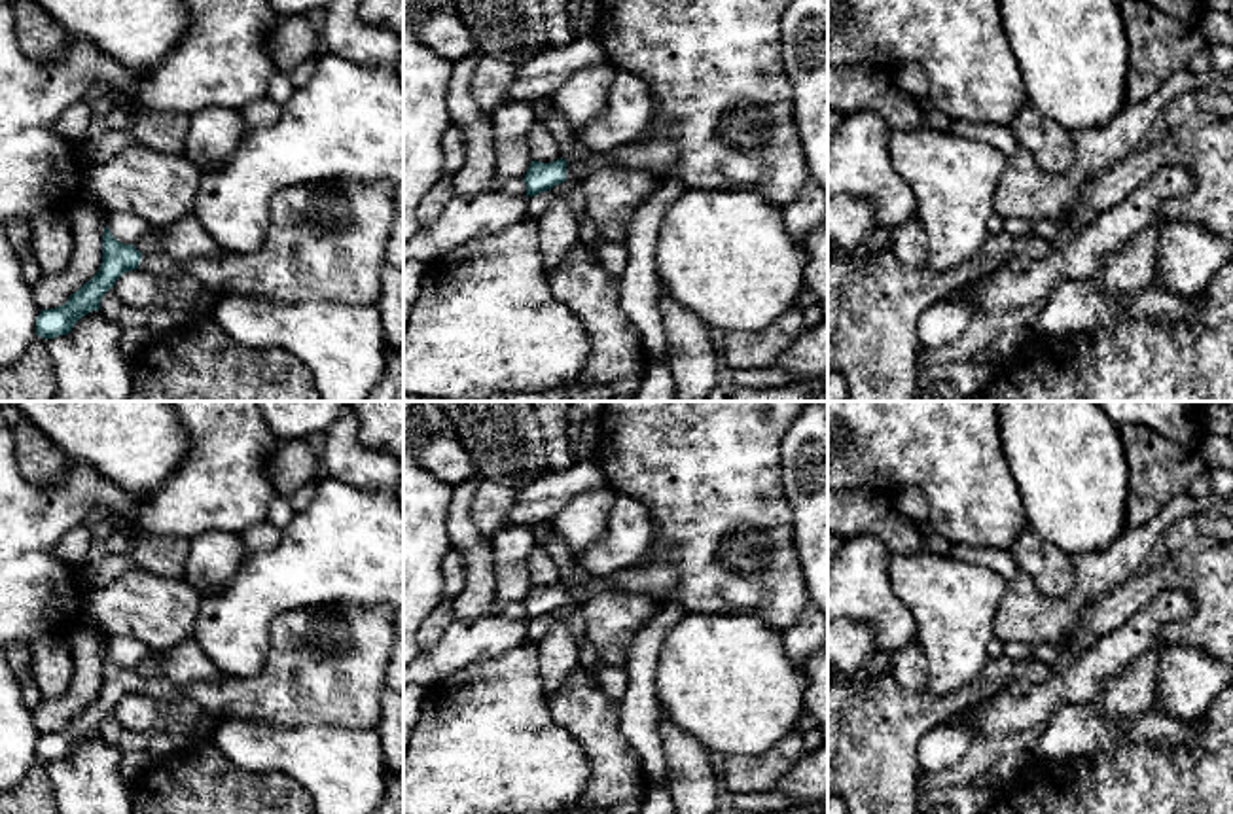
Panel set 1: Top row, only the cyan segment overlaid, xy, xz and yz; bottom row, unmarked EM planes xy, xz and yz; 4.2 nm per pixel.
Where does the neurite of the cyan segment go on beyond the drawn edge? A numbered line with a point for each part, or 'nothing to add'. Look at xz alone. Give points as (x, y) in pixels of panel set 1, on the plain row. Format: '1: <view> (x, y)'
1: xz (709, 472)

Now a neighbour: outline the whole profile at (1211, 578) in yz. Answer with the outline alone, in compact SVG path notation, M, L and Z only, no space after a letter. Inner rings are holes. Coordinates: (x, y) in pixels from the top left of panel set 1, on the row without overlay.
M1233 541L1212 543L1195 557L1188 587L1197 602L1195 611L1165 625L1161 646L1195 646L1233 670Z

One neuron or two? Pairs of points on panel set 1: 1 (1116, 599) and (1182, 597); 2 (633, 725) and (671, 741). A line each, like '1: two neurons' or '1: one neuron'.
1: two neurons
2: two neurons

